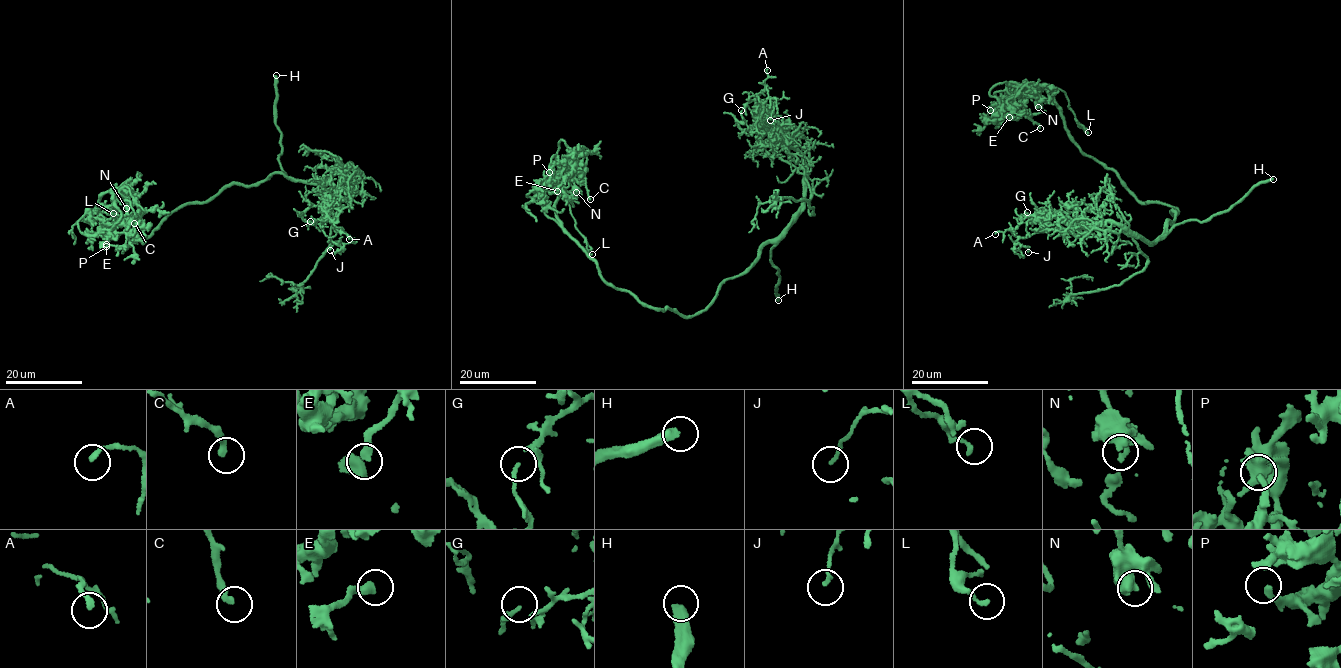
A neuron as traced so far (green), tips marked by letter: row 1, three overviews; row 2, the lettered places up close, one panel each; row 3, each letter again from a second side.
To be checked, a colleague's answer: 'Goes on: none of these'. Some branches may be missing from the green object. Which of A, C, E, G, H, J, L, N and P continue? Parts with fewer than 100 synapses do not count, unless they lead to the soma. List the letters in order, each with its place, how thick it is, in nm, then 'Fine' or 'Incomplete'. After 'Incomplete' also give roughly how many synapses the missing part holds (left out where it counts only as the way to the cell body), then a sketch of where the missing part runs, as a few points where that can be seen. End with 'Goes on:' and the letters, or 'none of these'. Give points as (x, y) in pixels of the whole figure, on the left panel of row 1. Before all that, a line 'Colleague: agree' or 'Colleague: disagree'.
Colleague: disagree
A: Place: (349, 239). Thickness 180 nm. Fine
C: Place: (134, 223). Thickness 240 nm. Fine
E: Place: (106, 244). Thickness 320 nm. Fine
G: Place: (310, 221). Thickness 100 nm. Fine
H: Place: (276, 75). Thickness 420 nm. Incomplete
J: Place: (330, 250). Thickness 130 nm. Fine
L: Place: (113, 213). Thickness 190 nm. Fine
N: Place: (126, 208). Thickness 550 nm. Fine
P: Place: (106, 246). Thickness 240 nm. Fine
Goes on: H

